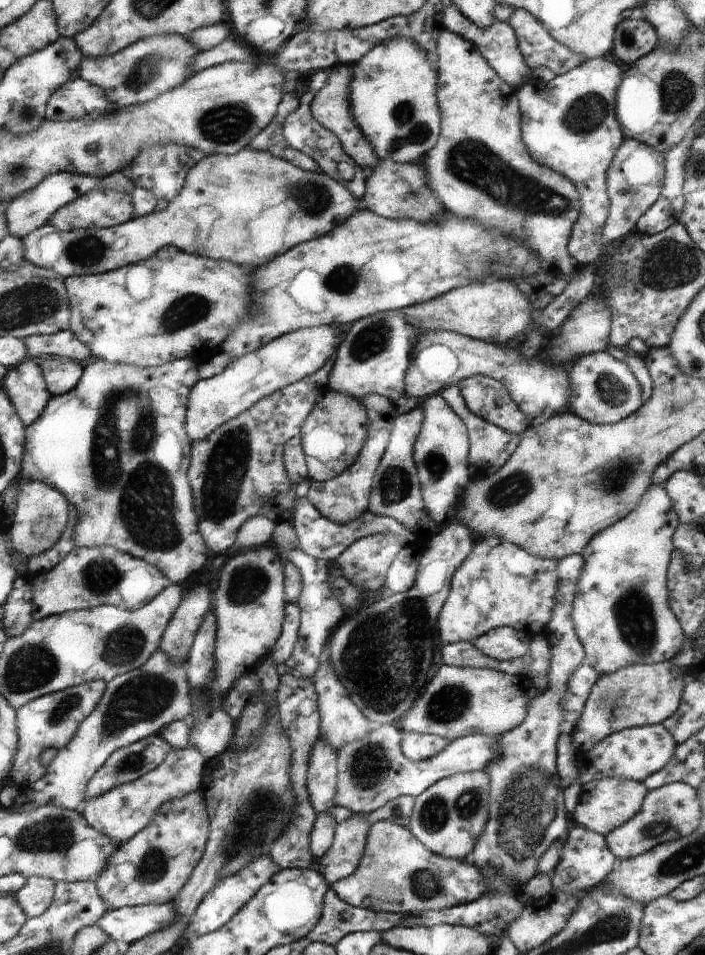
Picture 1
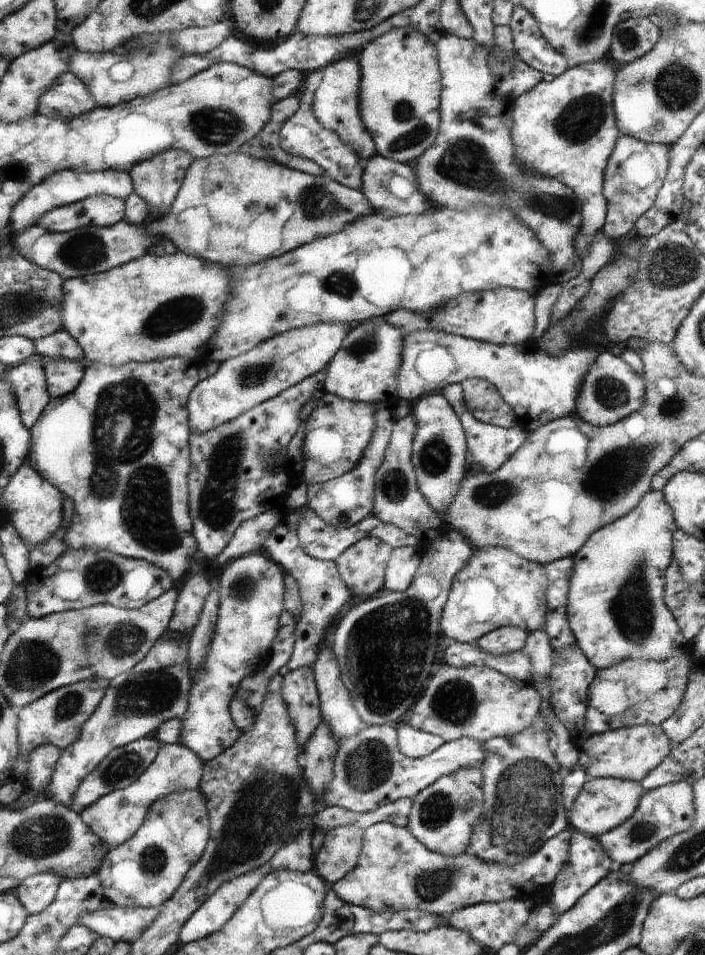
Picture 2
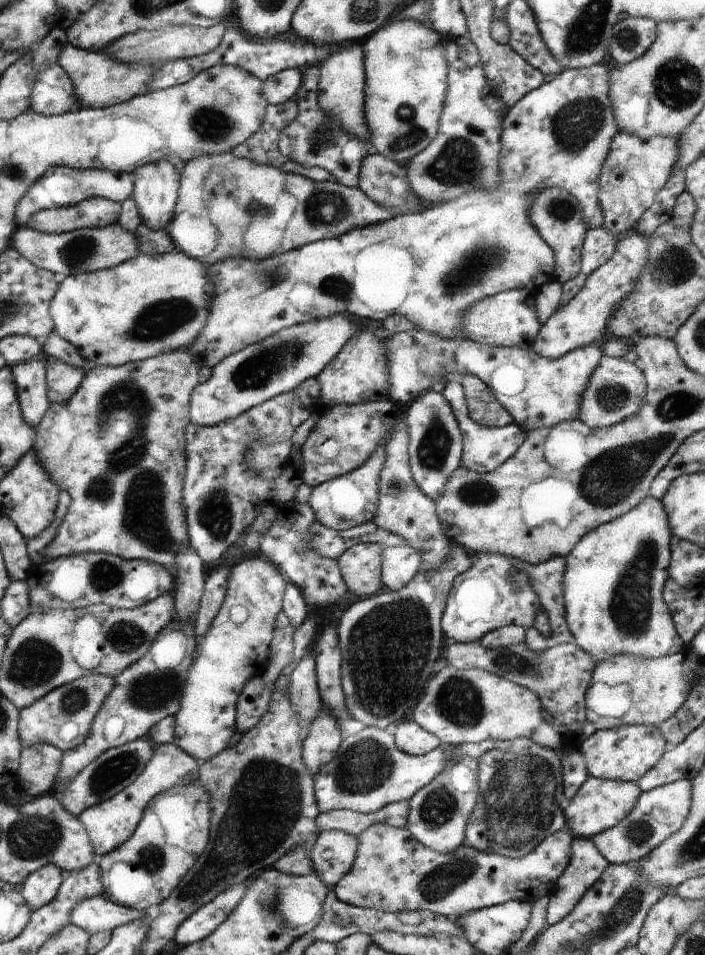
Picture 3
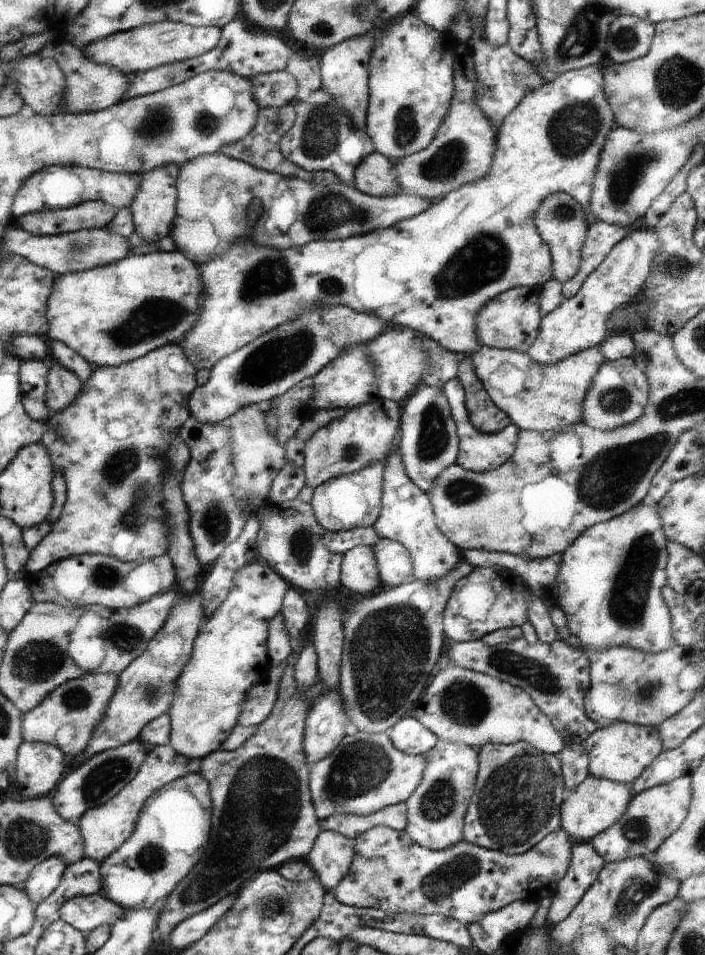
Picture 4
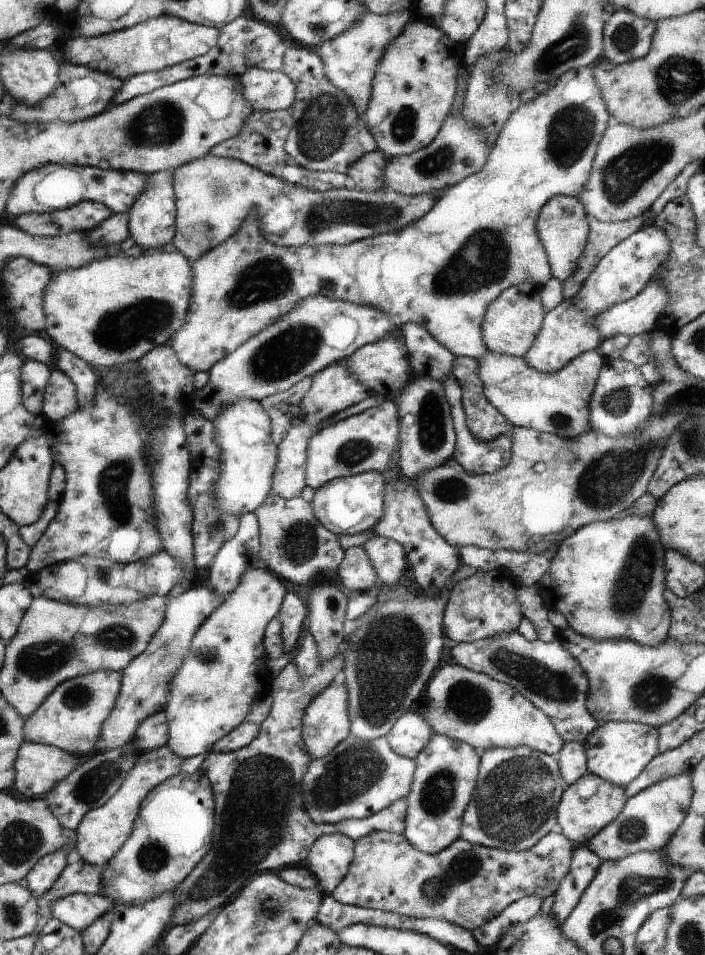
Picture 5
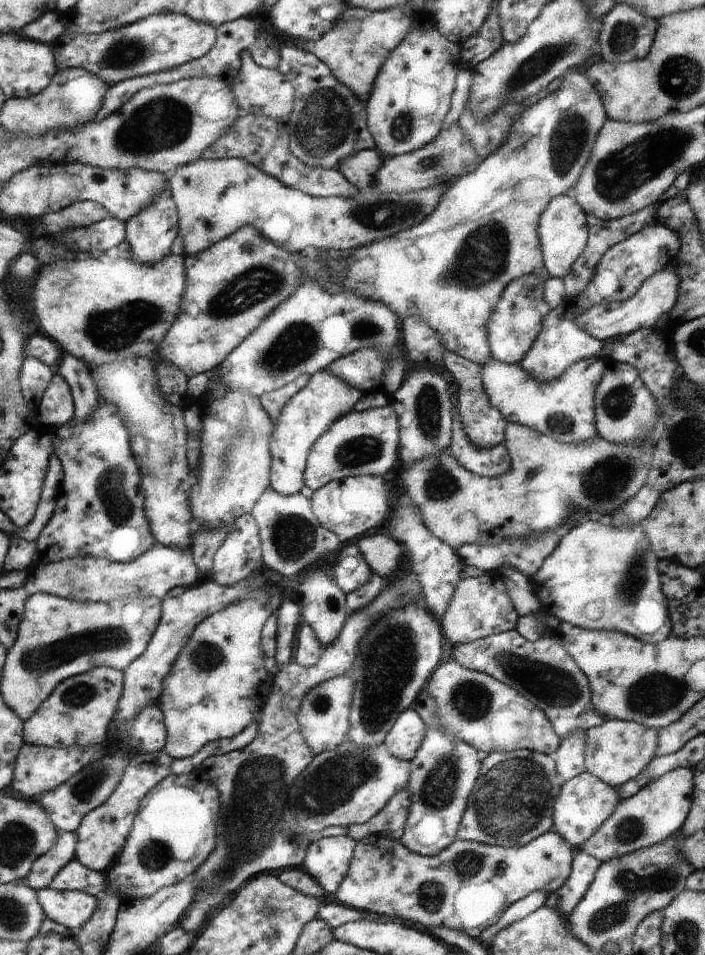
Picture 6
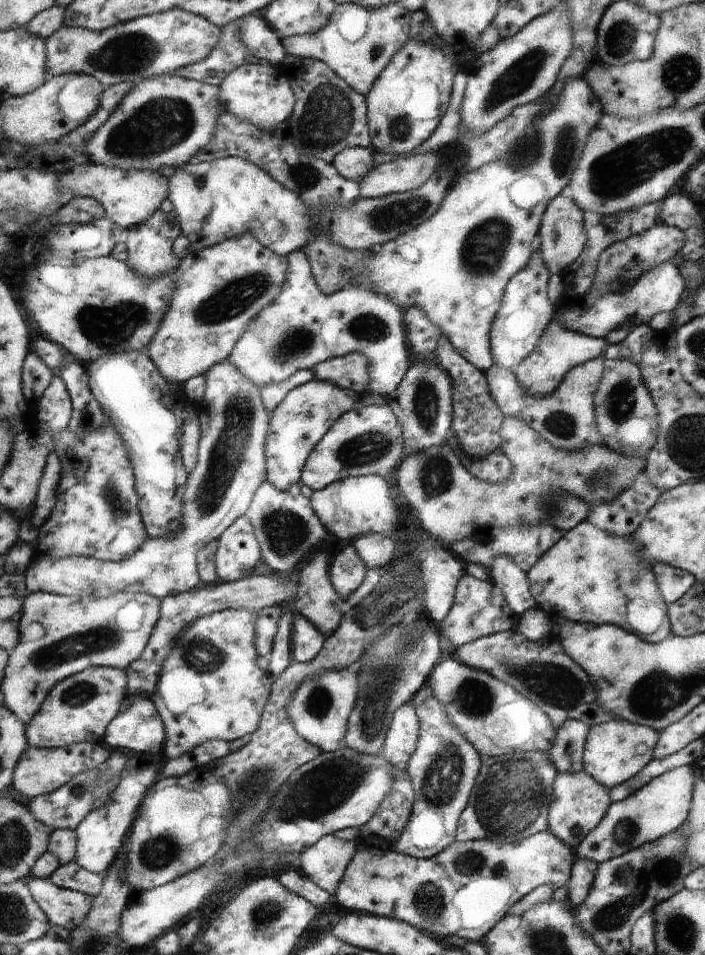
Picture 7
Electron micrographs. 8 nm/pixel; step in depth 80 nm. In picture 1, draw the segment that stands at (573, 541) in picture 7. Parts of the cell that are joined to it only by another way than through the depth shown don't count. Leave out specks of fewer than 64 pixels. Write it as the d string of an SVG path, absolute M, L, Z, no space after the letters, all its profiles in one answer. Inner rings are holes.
M653 482L644 493L638 509L592 537L581 552L584 570L573 603L572 618L585 652L582 665L593 667L603 675L630 665L672 661L683 651L688 637L670 608L667 587L668 567L675 549L675 530L679 525L678 512L664 485Z

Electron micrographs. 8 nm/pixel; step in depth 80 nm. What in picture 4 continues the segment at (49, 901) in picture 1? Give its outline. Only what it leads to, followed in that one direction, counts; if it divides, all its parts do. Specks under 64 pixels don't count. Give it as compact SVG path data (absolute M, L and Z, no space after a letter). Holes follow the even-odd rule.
M52 857L35 868L24 889L36 904L42 904L59 889L68 865L64 858Z

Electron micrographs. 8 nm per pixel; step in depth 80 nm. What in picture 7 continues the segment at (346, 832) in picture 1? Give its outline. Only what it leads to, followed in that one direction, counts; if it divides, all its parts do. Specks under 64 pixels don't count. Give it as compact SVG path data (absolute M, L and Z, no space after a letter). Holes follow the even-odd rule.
M334 834L324 835L301 852L300 868L306 877L333 897L356 852L355 840L345 841Z

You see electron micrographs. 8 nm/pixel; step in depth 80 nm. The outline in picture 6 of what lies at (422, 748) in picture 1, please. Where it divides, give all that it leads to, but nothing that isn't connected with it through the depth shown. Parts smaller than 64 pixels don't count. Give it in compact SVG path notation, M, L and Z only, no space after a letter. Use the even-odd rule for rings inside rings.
M412 708L403 710L399 714L394 728L387 734L383 745L395 755L397 759L411 761L420 748L422 739L426 734L426 725L416 711Z

